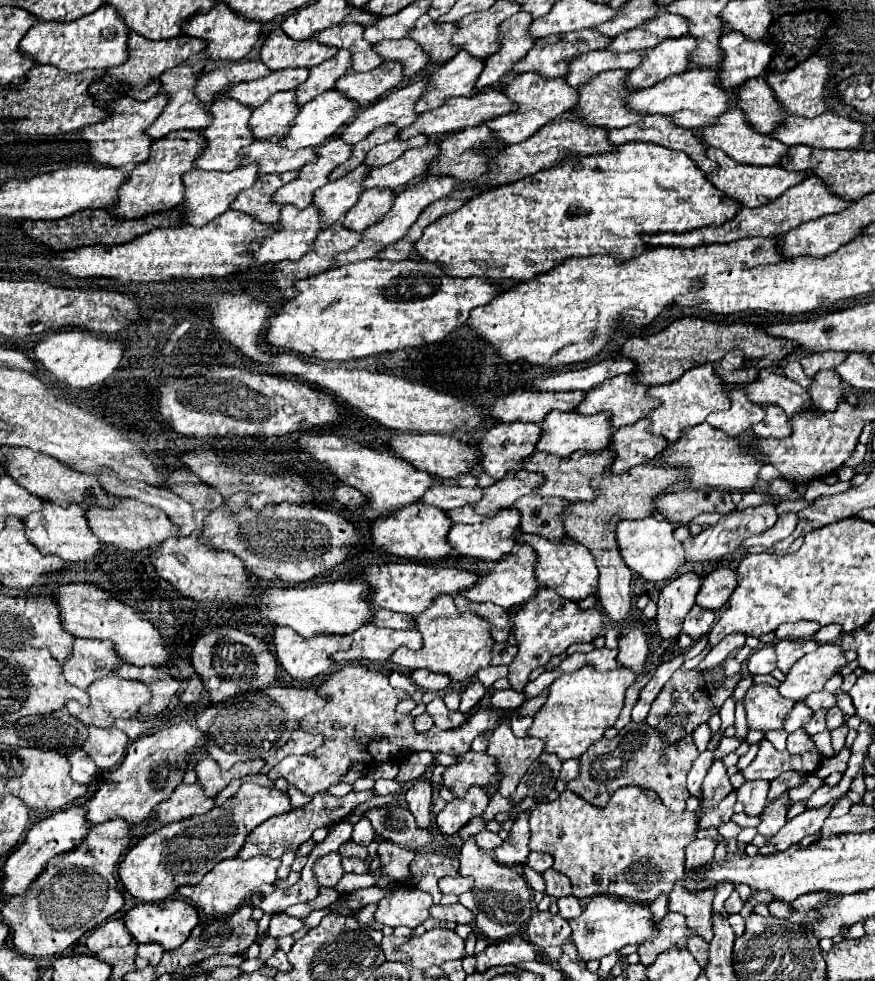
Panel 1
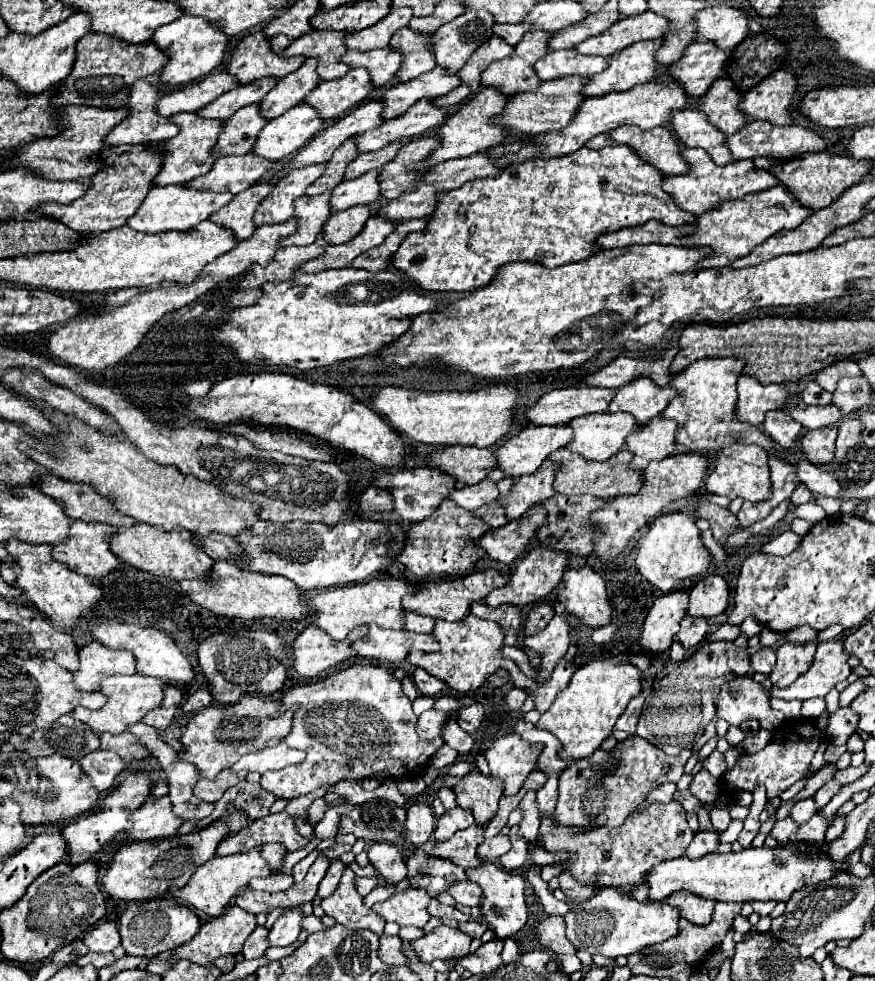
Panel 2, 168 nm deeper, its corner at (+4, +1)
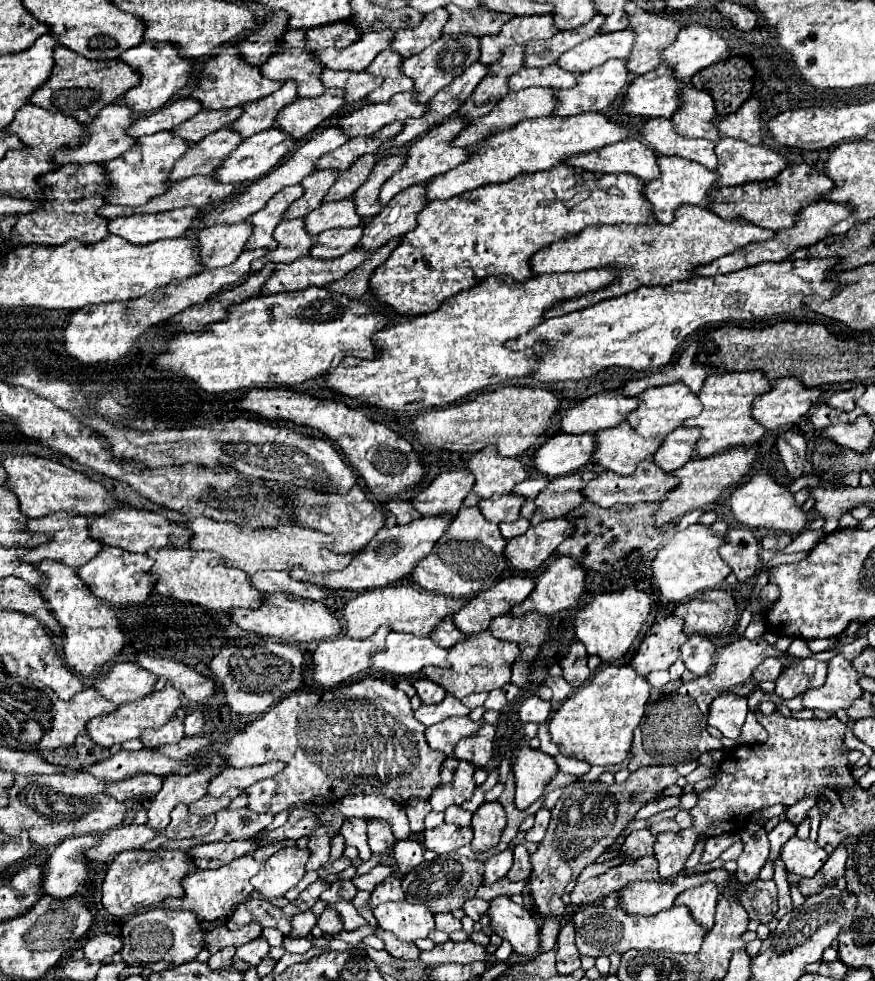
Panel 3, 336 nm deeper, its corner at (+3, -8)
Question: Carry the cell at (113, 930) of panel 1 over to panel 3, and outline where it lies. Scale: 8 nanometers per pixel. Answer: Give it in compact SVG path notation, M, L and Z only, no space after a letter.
M100 933L88 939L88 943L84 945L84 957L88 961L104 961L106 957L118 953L120 949L122 949L122 941L116 935Z

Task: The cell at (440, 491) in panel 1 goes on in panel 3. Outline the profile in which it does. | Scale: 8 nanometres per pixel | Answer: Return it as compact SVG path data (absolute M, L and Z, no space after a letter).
M494 495L492 499L482 499L478 503L478 509L492 523L514 521L520 515L522 499L524 497L520 495Z

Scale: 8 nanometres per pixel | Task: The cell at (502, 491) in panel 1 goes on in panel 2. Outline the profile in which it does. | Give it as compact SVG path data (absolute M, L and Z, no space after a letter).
M549 462L549 466L543 464L535 474L521 476L519 480L515 480L511 492L507 496L497 498L507 510L507 518L509 520L521 518L531 506L541 504L551 496L555 496L557 494L553 488L555 472L557 472L557 466Z

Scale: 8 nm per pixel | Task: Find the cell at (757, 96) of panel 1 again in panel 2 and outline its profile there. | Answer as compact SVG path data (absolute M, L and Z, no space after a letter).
M717 78L699 98L697 108L715 128L723 130L723 134L733 134L747 120L737 110L739 98L741 94L735 90L731 78Z

